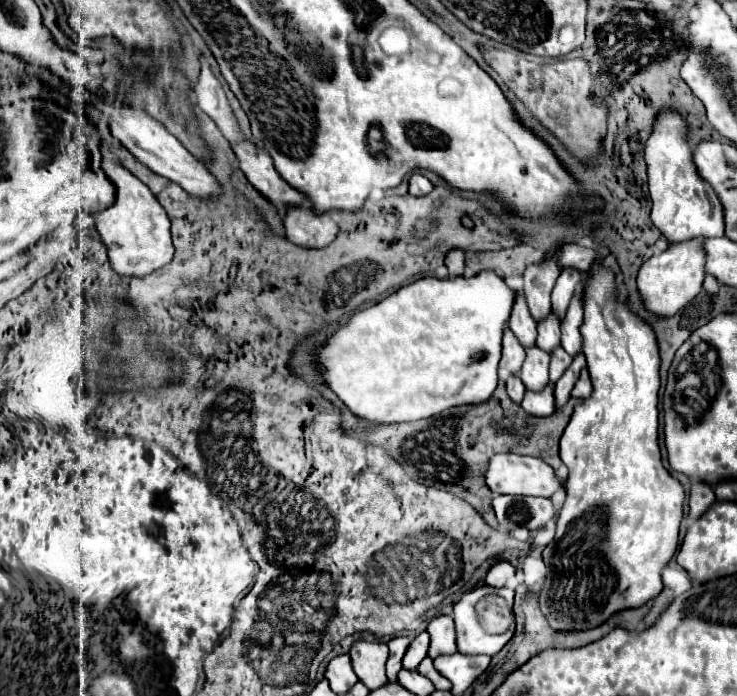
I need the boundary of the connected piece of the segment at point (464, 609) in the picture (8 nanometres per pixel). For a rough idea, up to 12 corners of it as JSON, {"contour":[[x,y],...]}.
{"contour":[[489,585],[467,591],[453,609],[457,649],[465,655],[495,655],[513,637],[487,633],[475,605],[501,591]]}

